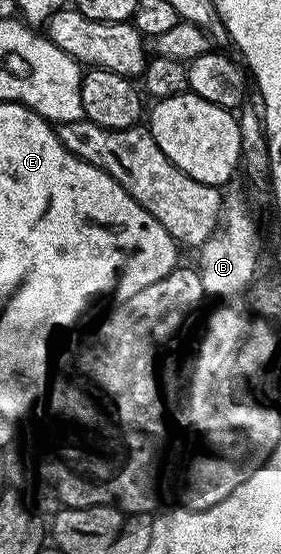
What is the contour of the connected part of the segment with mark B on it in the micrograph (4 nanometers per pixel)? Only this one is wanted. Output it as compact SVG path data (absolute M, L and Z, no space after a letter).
M230 186L224 192L220 219L211 237L198 248L195 267L200 283L208 296L223 297L225 301L245 290L254 282L259 255L259 229L257 219L245 204L245 195L239 188Z

